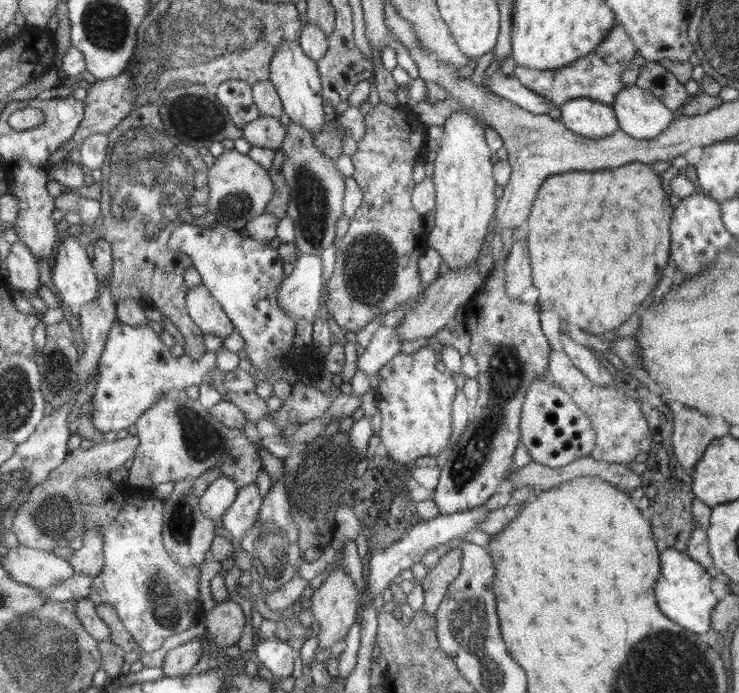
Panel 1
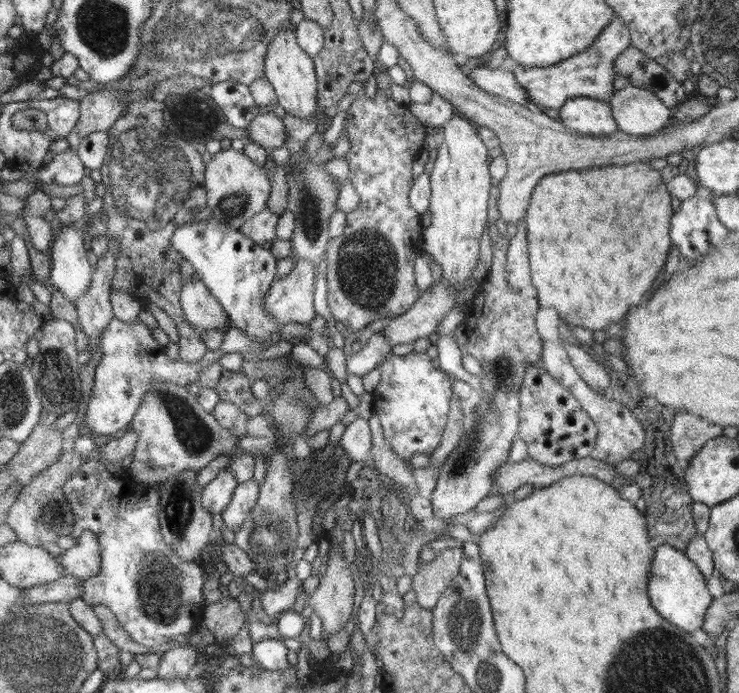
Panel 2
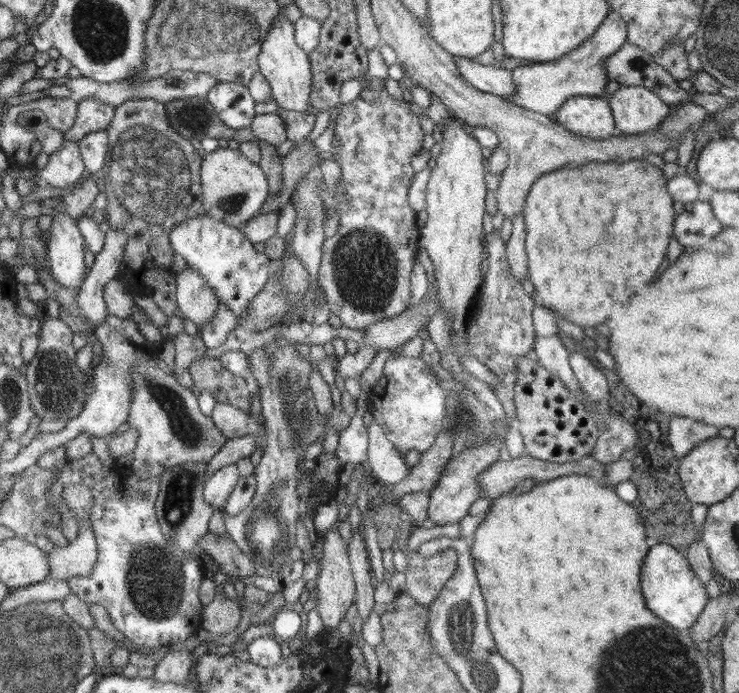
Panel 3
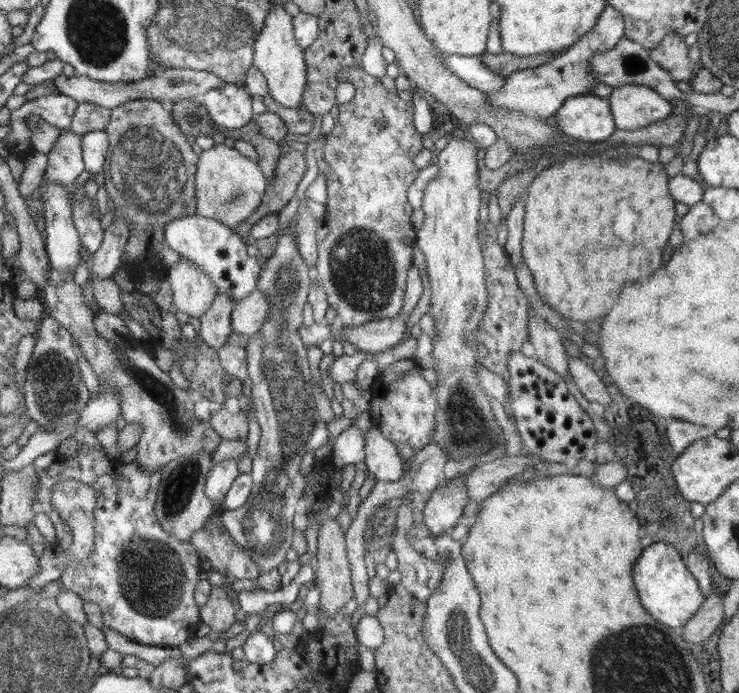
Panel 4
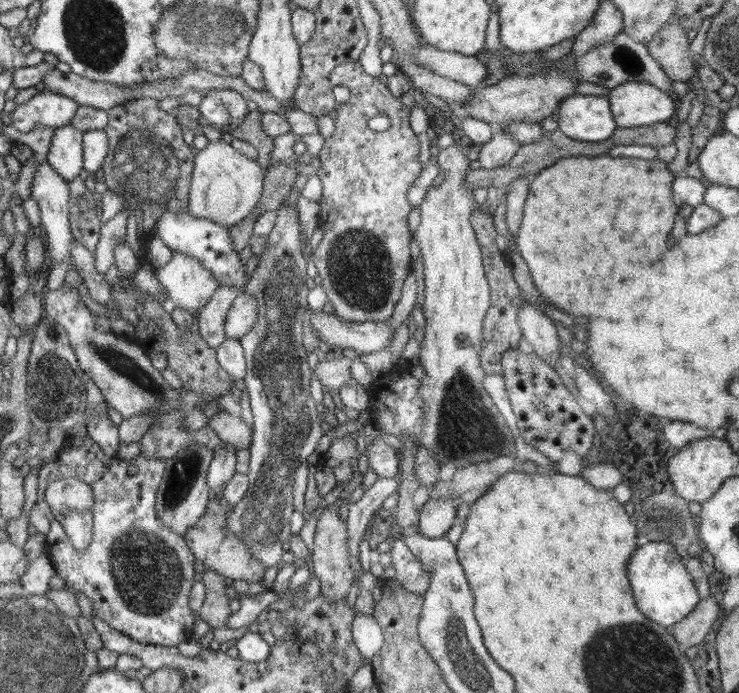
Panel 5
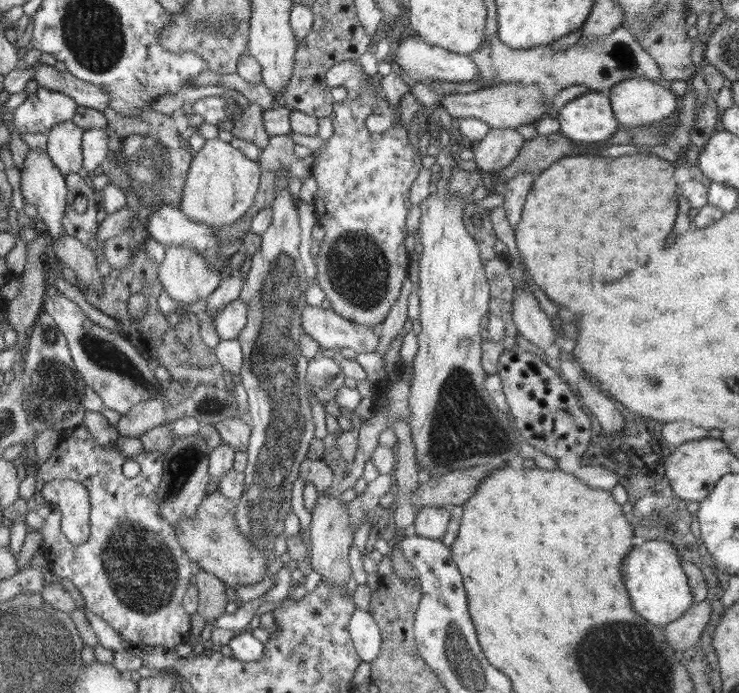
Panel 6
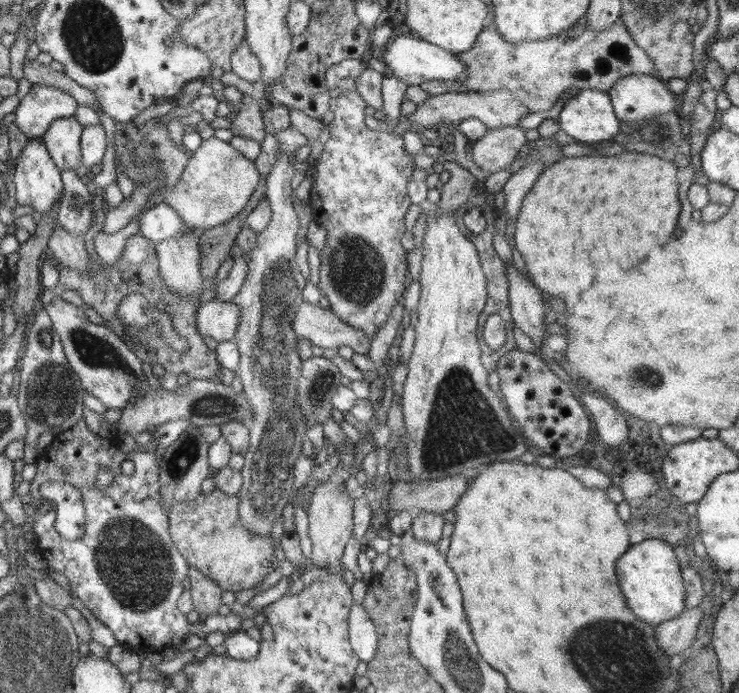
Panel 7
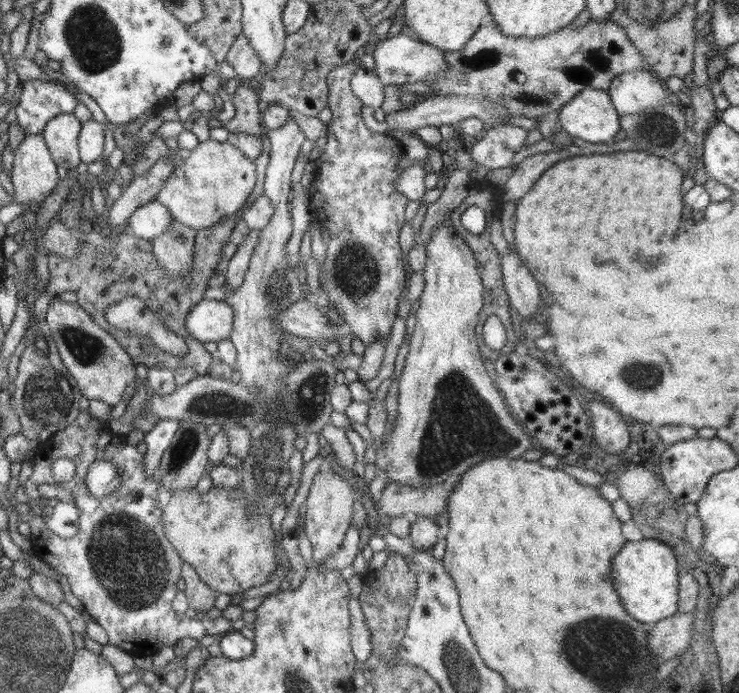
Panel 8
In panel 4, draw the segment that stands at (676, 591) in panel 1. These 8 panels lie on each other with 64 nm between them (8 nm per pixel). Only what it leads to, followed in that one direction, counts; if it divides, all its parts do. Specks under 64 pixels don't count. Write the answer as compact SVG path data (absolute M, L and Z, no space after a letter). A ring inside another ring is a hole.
M648 544L634 566L633 577L638 599L654 619L666 626L680 628L700 610L706 597L696 577L688 571L684 558L671 544Z

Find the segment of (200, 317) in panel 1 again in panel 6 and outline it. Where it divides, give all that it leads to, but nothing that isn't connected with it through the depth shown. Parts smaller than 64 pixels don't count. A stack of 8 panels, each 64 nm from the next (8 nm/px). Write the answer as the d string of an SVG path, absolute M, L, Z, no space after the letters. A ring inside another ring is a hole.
M168 246L166 247L166 256L162 264L156 267L156 279L160 280L162 288L166 290L172 300L176 300L180 306L188 306L198 300L208 299L214 293L221 283L221 275L212 269L208 269L207 262L198 252L186 246Z

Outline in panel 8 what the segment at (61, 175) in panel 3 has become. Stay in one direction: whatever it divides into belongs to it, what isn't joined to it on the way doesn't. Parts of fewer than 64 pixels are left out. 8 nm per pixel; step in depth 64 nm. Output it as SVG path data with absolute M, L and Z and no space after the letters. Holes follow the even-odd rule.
M58 114L52 120L48 120L42 136L59 169L70 170L80 164L78 152L80 129L81 124L73 114Z

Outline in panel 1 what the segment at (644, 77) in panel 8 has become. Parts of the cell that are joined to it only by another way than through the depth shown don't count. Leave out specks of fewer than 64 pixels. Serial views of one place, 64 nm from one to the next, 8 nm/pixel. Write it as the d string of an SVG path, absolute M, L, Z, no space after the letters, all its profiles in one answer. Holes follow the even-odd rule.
M634 85L625 87L617 96L612 104L616 120L620 130L638 139L652 139L656 135L662 134L670 126L676 113L671 111L652 92L638 88Z

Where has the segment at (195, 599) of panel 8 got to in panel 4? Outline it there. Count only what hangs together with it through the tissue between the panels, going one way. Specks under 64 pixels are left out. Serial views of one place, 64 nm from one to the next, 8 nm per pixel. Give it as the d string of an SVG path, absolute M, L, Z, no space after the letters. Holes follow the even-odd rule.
M212 571L205 576L212 592L208 602L199 607L199 617L212 632L226 632L232 624L236 624L236 608L228 593L222 589L222 584L229 581L227 577L218 572Z

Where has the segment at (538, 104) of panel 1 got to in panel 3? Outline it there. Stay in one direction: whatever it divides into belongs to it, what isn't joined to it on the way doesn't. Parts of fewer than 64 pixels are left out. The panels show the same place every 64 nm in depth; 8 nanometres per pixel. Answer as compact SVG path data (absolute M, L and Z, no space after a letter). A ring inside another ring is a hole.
M460 58L456 61L460 75L464 77L471 86L500 97L512 97L516 93L514 79L510 68L502 68L496 65L483 65L474 58Z

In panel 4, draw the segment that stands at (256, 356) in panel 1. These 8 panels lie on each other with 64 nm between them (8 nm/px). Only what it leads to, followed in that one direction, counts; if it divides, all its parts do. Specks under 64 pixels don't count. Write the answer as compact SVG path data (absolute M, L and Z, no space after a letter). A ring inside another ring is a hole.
M198 214L174 218L164 226L165 244L181 257L204 270L214 287L231 301L234 306L246 296L255 292L262 272L263 259L248 254L248 244L234 228L222 224L219 220Z

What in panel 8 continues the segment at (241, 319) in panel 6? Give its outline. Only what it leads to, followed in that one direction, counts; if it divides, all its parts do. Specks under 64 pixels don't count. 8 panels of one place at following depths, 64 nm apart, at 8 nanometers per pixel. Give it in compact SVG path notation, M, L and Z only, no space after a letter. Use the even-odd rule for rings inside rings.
M202 300L187 317L187 330L203 344L229 340L234 323L234 310L225 302Z

